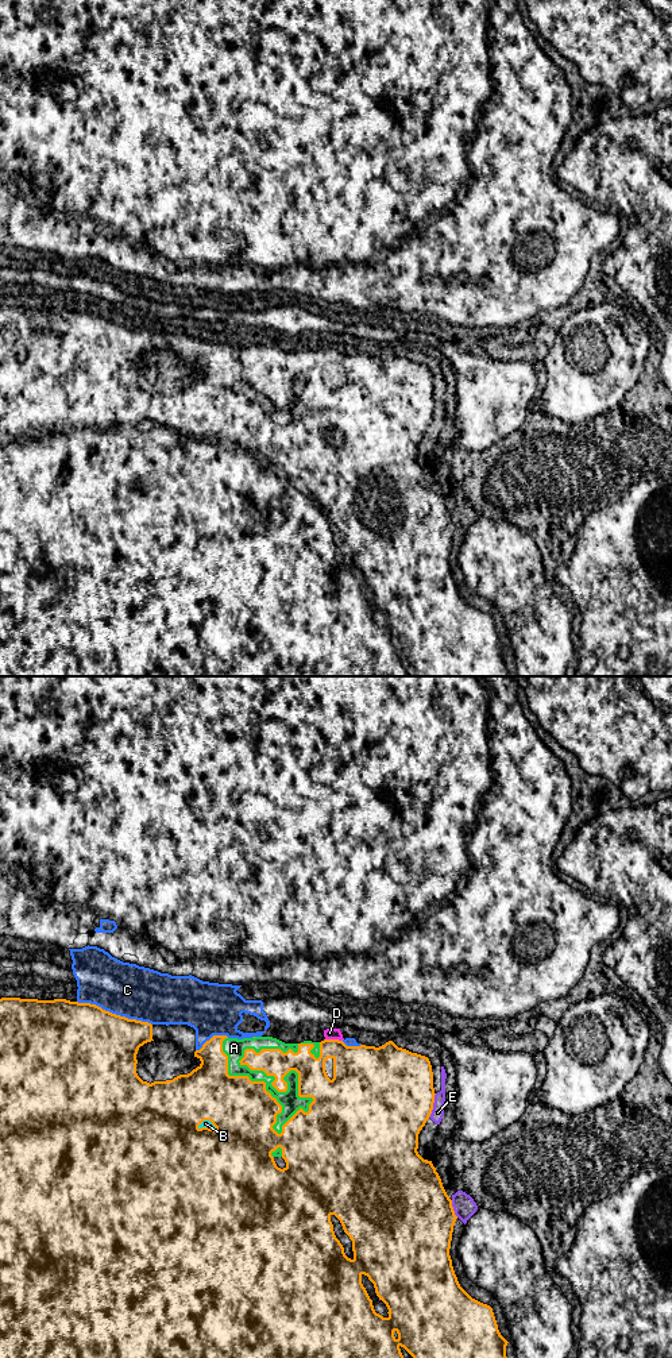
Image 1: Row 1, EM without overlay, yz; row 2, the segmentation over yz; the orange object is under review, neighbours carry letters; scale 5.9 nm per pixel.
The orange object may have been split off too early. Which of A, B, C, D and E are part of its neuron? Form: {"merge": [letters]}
{"merge": ["A", "B"]}

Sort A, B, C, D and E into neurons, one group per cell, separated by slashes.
A B / C D E

